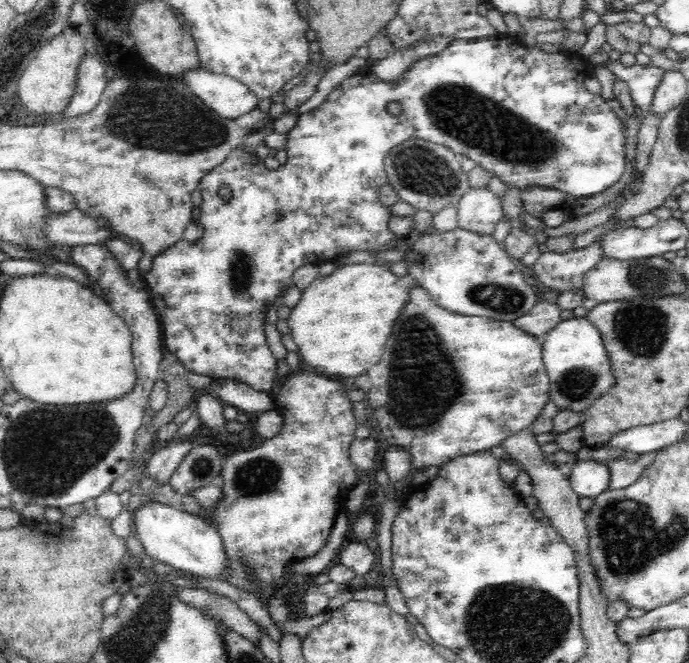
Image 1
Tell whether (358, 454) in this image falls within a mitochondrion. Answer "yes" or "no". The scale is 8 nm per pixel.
no

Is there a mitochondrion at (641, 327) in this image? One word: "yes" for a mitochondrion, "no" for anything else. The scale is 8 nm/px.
yes

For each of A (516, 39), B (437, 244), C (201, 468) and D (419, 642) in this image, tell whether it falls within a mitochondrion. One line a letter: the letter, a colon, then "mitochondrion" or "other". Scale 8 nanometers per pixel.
A: other
B: other
C: mitochondrion
D: other

